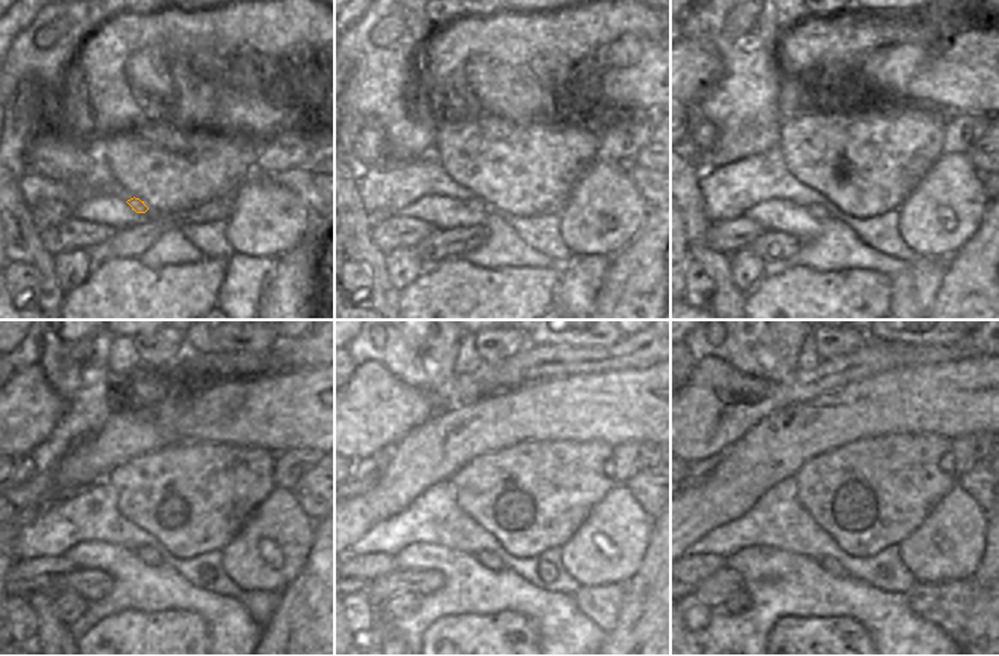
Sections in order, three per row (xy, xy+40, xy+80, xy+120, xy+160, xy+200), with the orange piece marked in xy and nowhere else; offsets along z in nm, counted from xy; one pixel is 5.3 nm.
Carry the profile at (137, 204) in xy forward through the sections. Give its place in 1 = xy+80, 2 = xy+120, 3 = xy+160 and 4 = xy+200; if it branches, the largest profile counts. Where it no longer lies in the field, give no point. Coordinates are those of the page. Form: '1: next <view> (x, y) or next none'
1: next xy+80 (816, 210)
2: next xy+120 (147, 554)
3: next xy+160 (489, 560)
4: next xy+200 (827, 563)

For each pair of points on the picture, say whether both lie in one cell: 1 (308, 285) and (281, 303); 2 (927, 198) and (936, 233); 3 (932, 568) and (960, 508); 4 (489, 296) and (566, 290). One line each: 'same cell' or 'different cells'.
1: same cell
2: same cell
3: same cell
4: different cells

